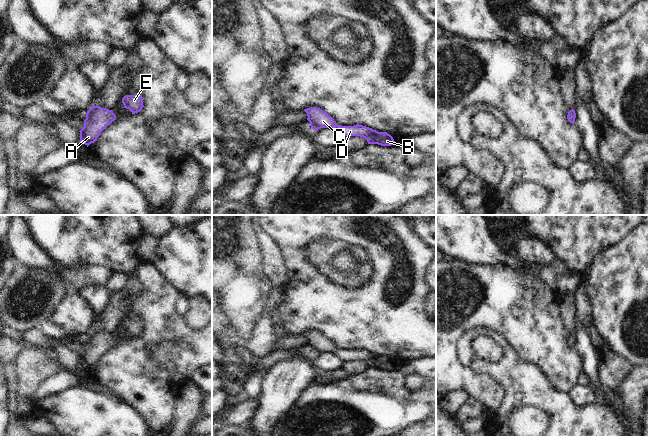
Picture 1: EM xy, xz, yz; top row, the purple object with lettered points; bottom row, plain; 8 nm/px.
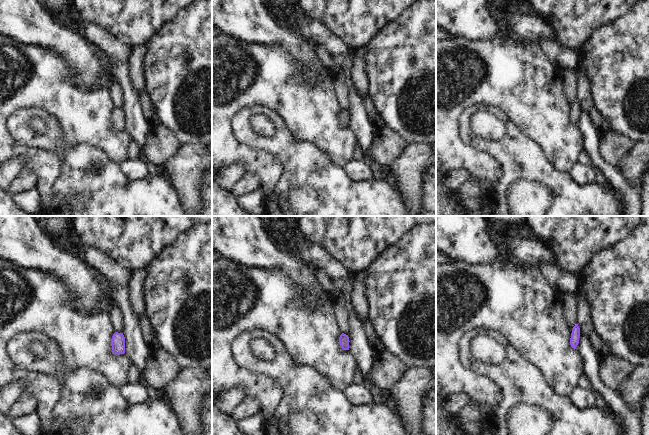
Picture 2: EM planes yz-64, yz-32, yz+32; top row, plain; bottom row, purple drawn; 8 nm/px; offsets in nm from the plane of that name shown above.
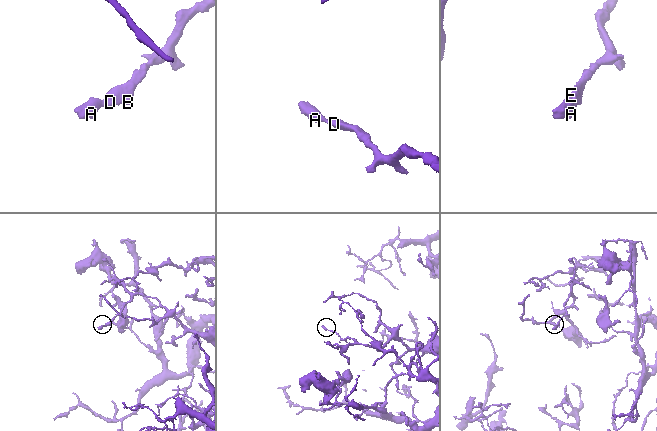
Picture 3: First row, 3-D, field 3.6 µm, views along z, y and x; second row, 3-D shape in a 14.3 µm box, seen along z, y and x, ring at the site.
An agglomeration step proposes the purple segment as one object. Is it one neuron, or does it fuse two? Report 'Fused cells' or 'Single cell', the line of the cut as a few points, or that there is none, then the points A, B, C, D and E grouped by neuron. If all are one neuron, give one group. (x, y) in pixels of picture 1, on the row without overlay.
Single cell. No split. Groups: A B C D E.

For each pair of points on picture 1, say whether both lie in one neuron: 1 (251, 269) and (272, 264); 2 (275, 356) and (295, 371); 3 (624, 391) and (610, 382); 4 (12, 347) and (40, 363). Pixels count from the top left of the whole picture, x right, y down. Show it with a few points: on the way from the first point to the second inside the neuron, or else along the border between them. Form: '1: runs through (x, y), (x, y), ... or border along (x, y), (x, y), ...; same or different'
1: border along (259, 244), (262, 270), (272, 287); different
2: border along (304, 358), (293, 355), (276, 361), (265, 371); different
3: border along (632, 369), (614, 391); different
4: border along (23, 344), (15, 359), (16, 374); different

